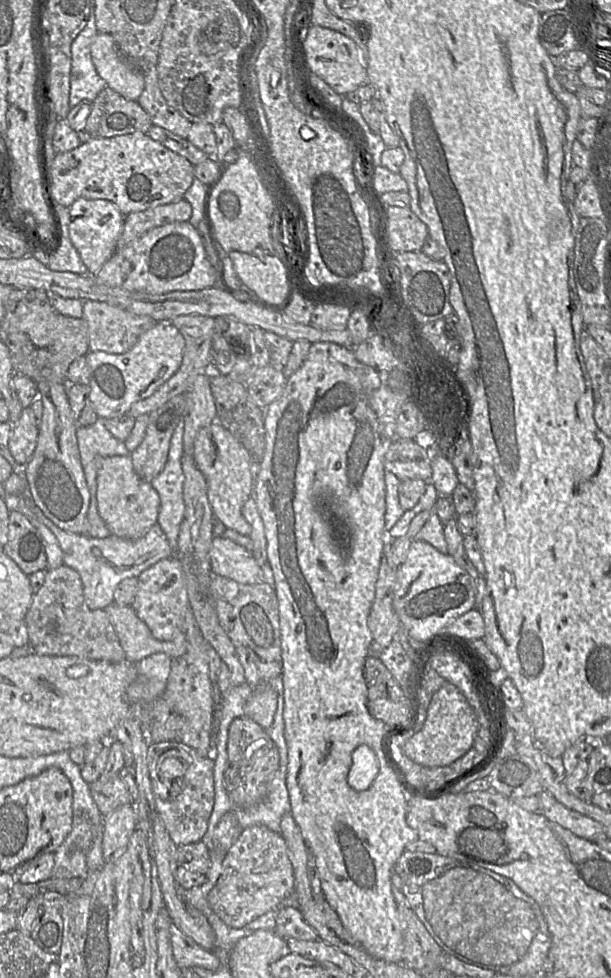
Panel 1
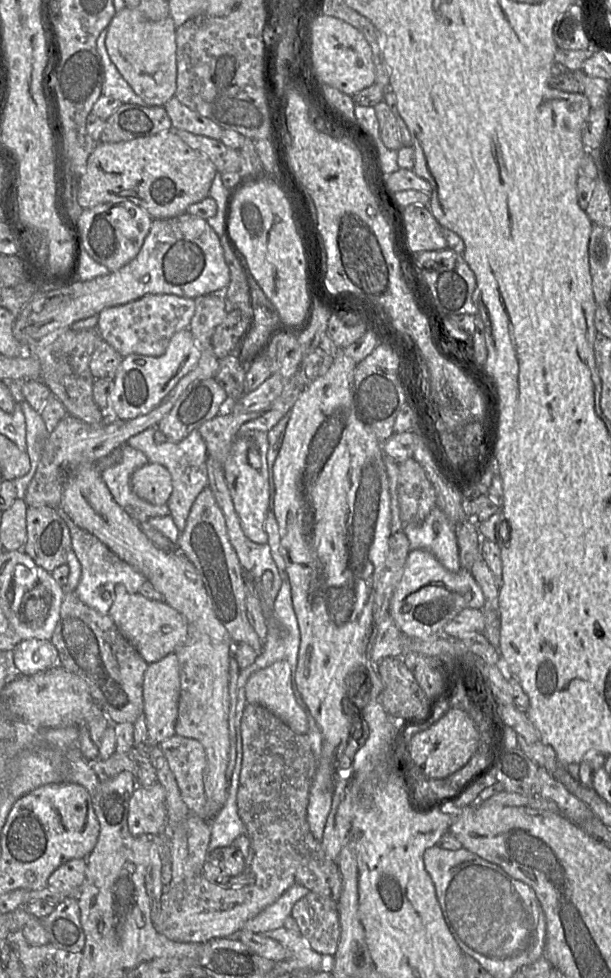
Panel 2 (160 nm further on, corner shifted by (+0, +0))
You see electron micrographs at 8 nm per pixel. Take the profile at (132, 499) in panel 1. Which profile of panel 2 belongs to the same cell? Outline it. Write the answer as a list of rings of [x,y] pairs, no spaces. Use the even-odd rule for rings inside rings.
[[[147,463],[135,470],[130,483],[139,498],[153,505],[165,504],[173,489],[169,470],[156,463]]]

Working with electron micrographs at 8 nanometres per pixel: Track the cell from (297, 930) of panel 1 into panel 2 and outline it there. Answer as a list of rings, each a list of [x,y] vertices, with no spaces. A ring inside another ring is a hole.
[[[309,892],[294,904],[290,916],[295,919],[299,933],[307,939],[312,950],[325,956],[335,955],[341,935],[338,902]]]

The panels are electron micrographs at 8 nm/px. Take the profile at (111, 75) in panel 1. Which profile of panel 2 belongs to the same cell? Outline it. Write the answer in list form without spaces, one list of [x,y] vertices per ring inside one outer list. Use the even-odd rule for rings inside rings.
[[[123,8],[113,17],[105,39],[110,61],[146,105],[164,106],[177,88],[177,43],[173,18],[151,21],[139,10]]]

